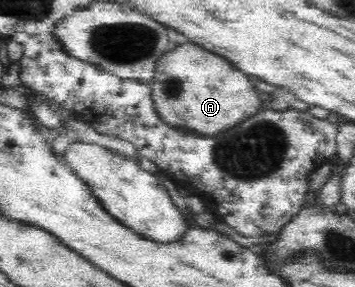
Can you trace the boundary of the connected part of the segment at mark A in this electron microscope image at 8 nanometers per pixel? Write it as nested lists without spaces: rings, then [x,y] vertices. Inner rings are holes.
[[[181,45],[157,61],[149,88],[153,108],[163,124],[179,132],[216,138],[262,111],[259,91],[255,91],[251,83],[253,81],[227,59],[199,45]]]

